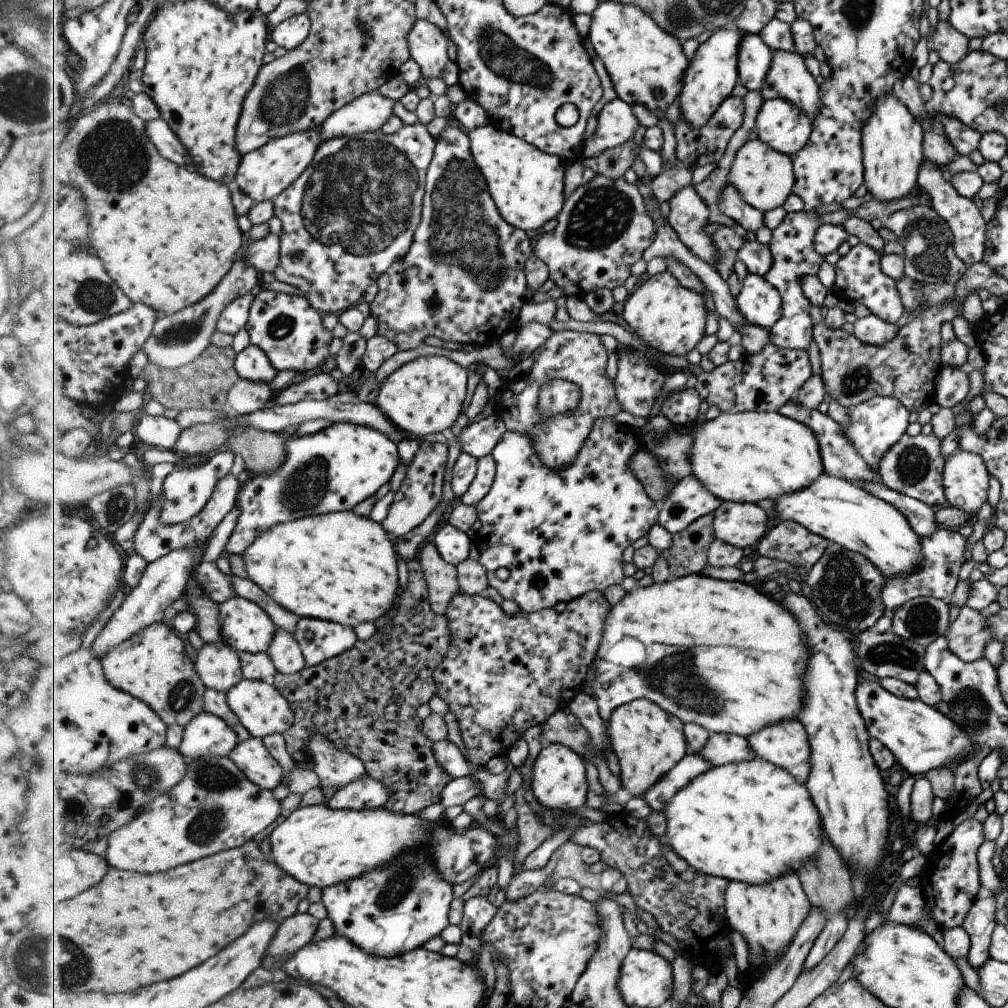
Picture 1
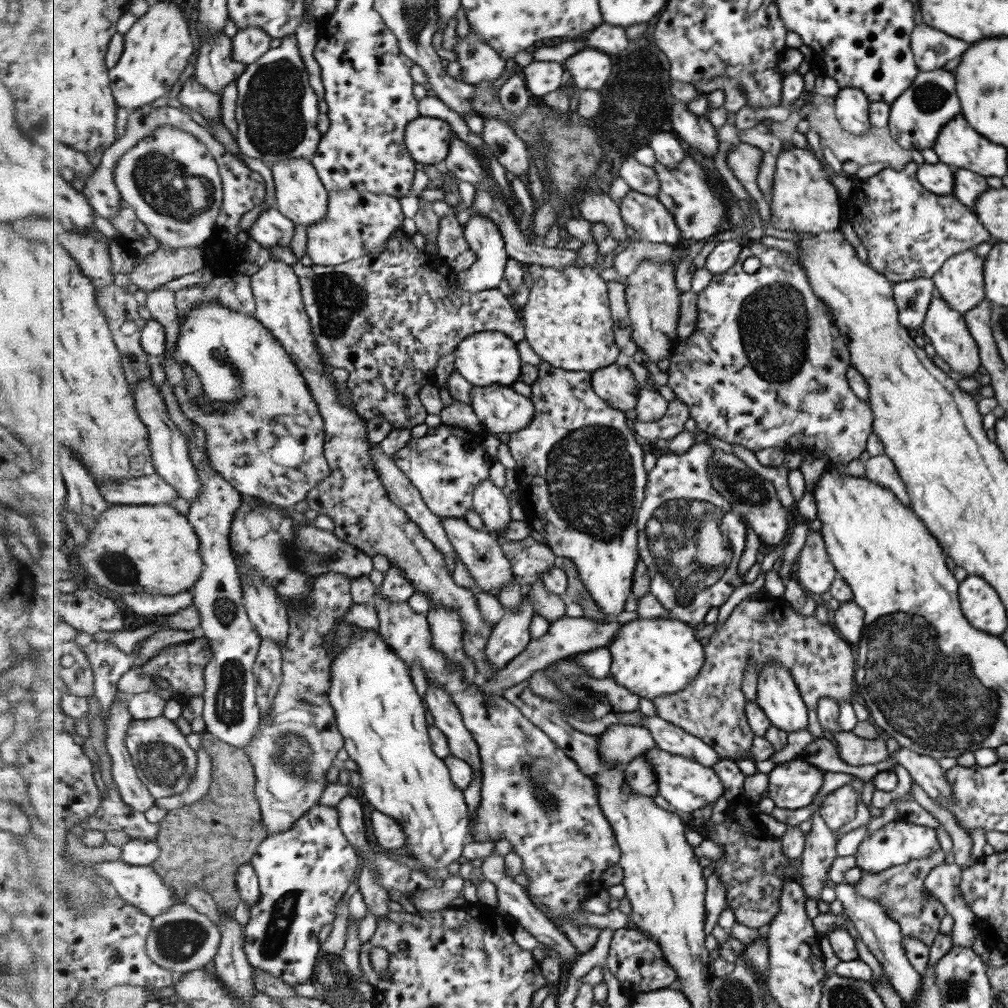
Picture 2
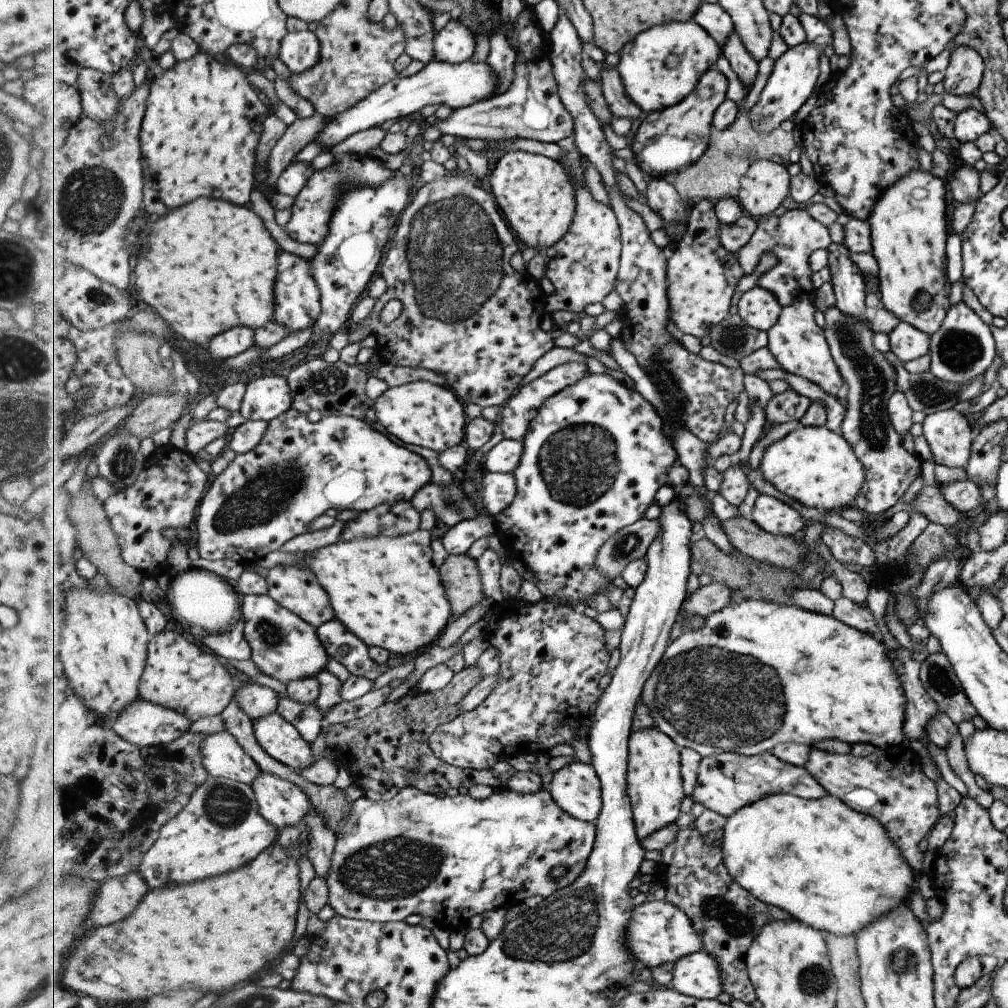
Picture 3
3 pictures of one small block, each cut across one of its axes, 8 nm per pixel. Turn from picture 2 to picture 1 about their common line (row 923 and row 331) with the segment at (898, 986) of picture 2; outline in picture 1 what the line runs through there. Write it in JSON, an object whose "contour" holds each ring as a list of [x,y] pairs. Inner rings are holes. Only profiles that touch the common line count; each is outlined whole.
{"contour":[[[869,313],[867,316],[856,318],[852,324],[852,335],[862,343],[871,346],[881,346],[887,344],[889,340],[893,340],[893,336],[899,330],[898,326],[893,322],[881,320],[879,317]]]}

